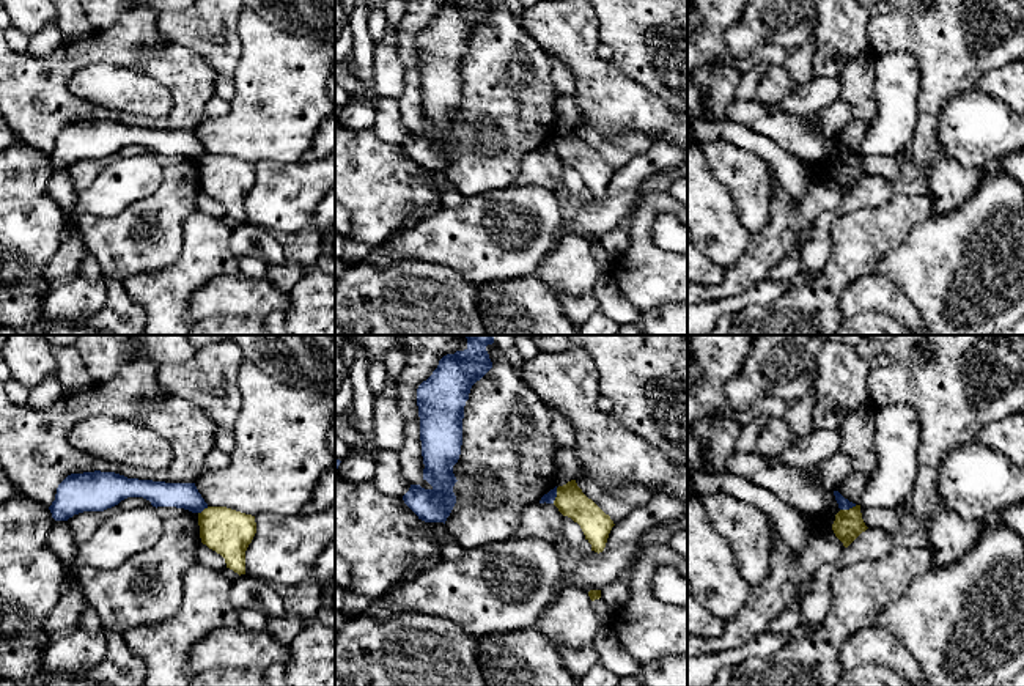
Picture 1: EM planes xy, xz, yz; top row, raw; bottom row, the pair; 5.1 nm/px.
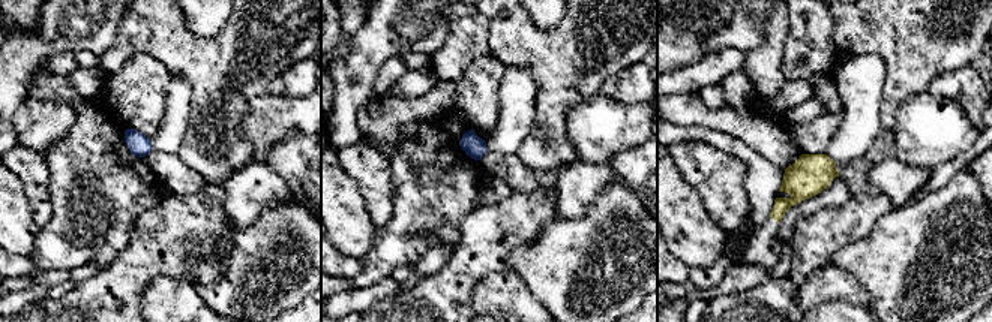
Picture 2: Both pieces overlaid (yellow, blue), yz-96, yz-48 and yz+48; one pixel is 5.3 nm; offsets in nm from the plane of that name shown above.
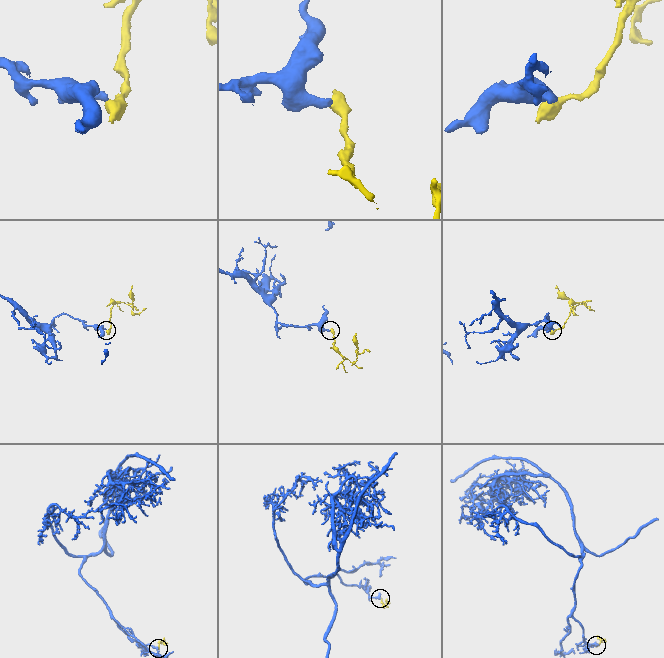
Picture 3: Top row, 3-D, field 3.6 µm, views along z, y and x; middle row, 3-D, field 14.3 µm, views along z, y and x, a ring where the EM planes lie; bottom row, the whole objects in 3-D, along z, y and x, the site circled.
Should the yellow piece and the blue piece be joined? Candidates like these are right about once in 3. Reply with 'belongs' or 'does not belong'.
does not belong

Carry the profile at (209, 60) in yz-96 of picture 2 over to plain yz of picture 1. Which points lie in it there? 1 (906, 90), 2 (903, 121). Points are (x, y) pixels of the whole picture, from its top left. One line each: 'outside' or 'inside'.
1: outside
2: outside

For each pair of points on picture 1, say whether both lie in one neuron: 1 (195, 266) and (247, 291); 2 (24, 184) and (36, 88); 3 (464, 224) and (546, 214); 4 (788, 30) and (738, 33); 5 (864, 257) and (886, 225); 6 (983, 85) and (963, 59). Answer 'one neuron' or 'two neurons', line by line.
1: two neurons
2: two neurons
3: one neuron
4: one neuron
5: one neuron
6: two neurons

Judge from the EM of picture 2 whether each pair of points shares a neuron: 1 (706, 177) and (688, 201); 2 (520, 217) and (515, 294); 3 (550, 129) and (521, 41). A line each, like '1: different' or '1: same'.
1: different
2: different
3: same

